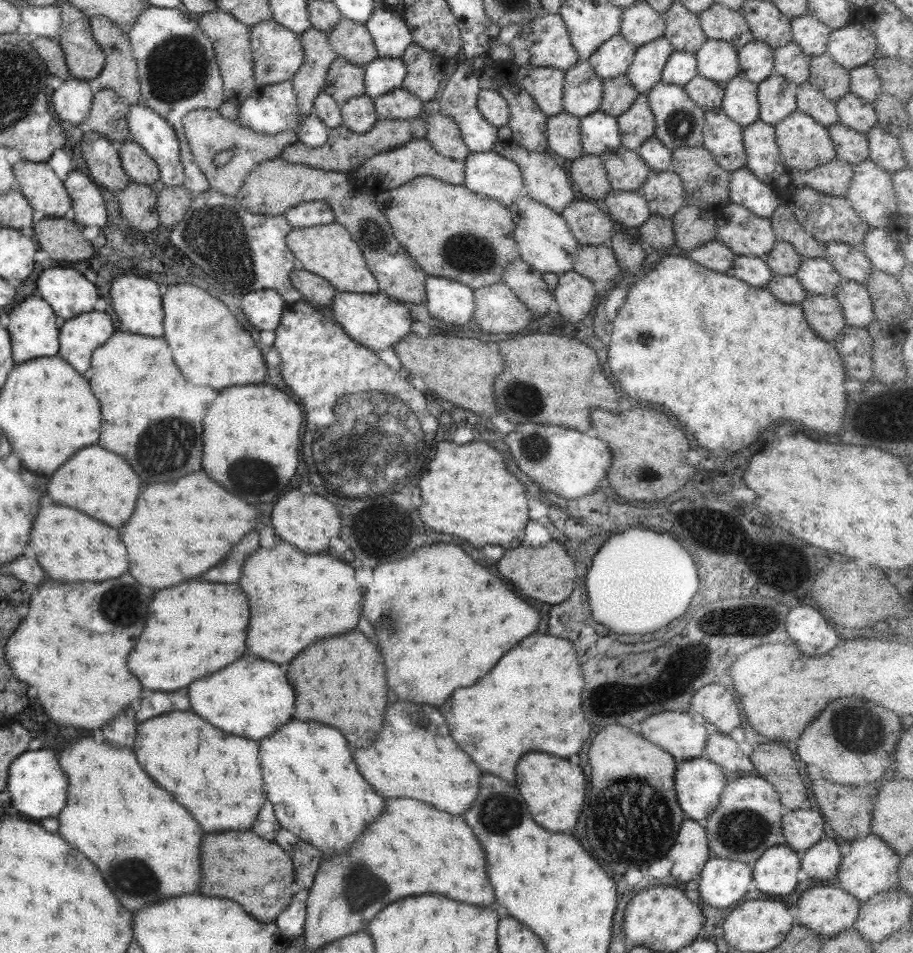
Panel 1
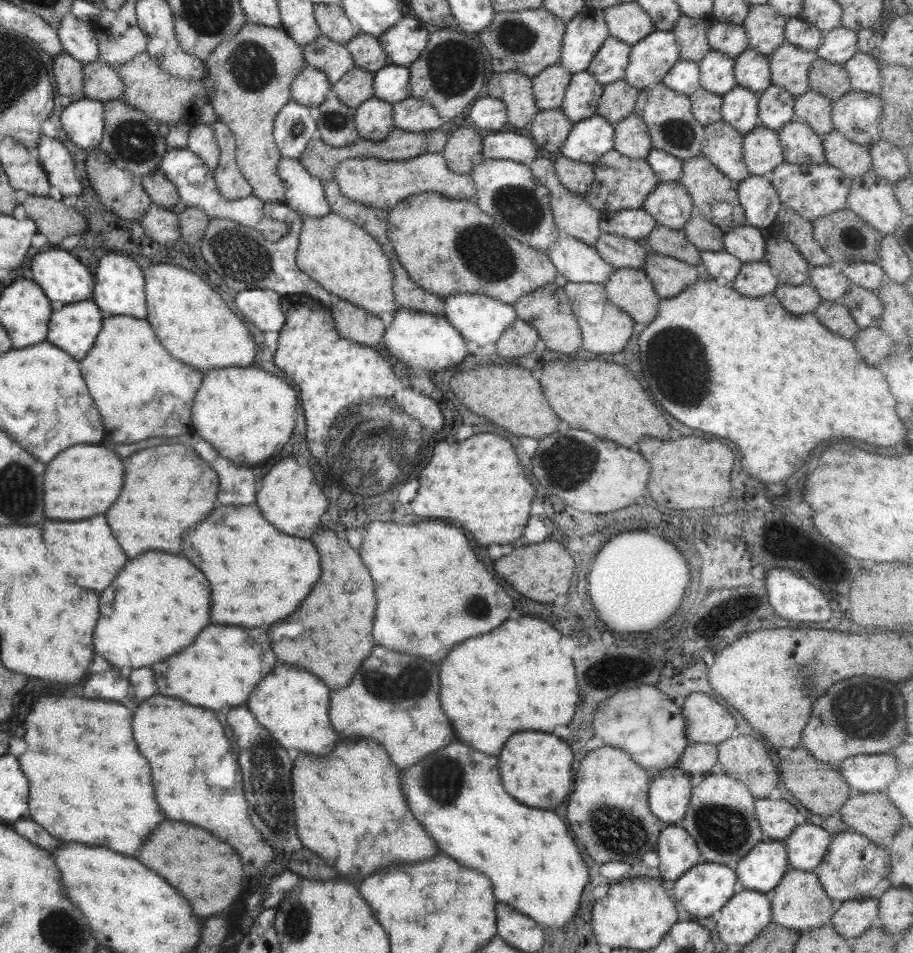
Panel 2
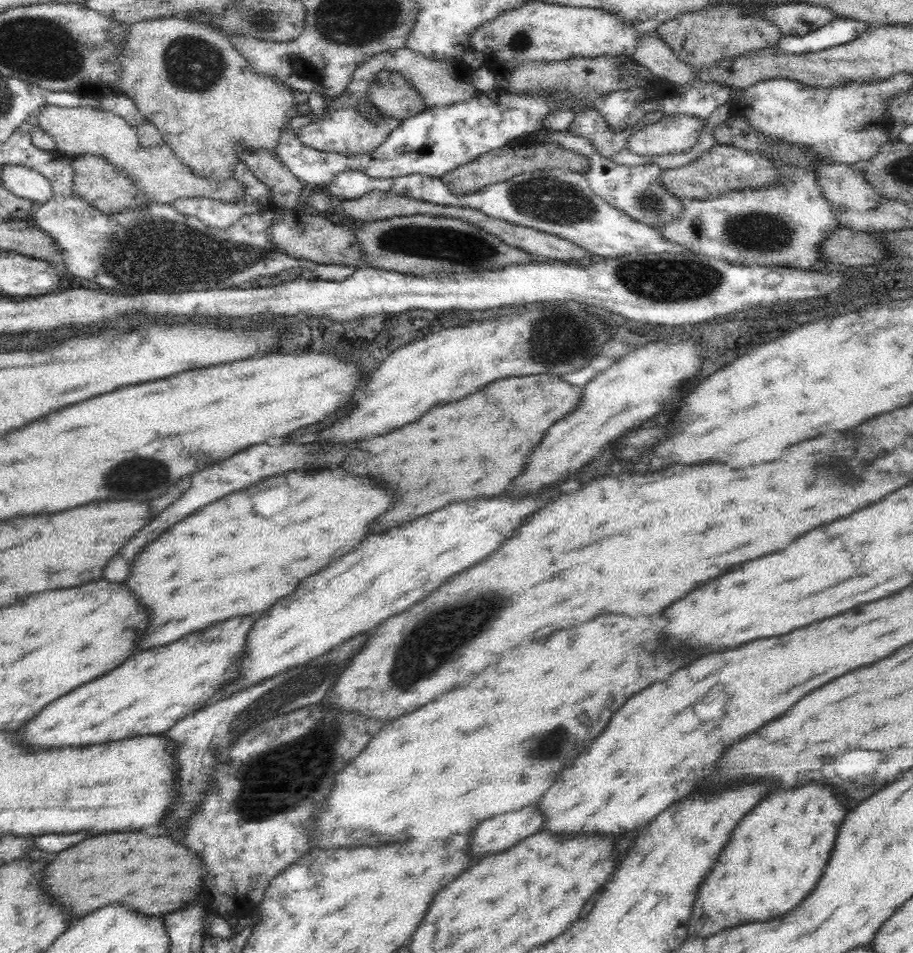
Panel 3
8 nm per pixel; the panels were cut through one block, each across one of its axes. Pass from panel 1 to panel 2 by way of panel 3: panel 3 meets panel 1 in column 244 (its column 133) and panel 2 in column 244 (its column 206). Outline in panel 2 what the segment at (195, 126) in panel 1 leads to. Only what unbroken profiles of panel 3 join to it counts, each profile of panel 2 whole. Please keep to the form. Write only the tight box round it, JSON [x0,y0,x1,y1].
[210,120,252,201]

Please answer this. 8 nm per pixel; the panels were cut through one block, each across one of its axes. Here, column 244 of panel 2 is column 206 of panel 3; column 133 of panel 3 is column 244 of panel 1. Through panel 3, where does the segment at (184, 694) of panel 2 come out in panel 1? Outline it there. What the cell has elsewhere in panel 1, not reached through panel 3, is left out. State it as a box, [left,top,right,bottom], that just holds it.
[187,656,295,743]

